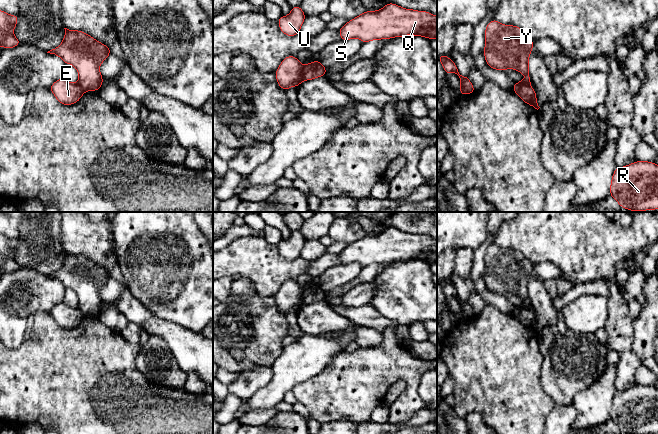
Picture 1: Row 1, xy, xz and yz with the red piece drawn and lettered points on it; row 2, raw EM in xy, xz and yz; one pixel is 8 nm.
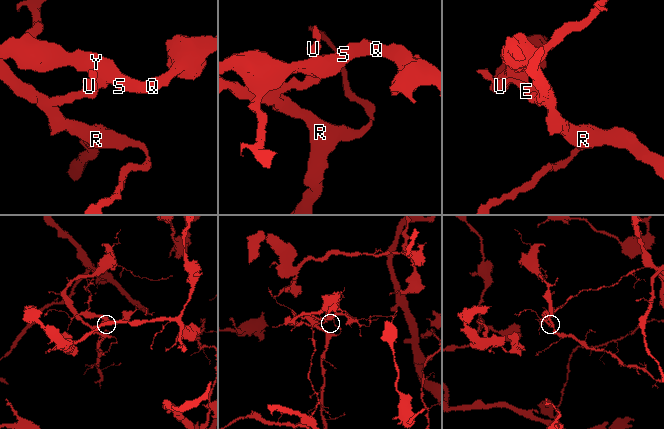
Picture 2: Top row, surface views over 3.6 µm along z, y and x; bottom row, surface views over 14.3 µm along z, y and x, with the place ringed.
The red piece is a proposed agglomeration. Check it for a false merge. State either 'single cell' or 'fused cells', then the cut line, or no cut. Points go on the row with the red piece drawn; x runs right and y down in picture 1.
fused cells; cut in yz along (515, 83), (529, 84)

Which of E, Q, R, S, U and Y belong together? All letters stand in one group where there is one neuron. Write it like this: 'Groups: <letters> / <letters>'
Groups: E R U / Q S Y

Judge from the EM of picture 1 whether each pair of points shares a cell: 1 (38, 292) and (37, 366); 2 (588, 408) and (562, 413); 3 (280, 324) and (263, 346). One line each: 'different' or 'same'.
1: different
2: different
3: same

